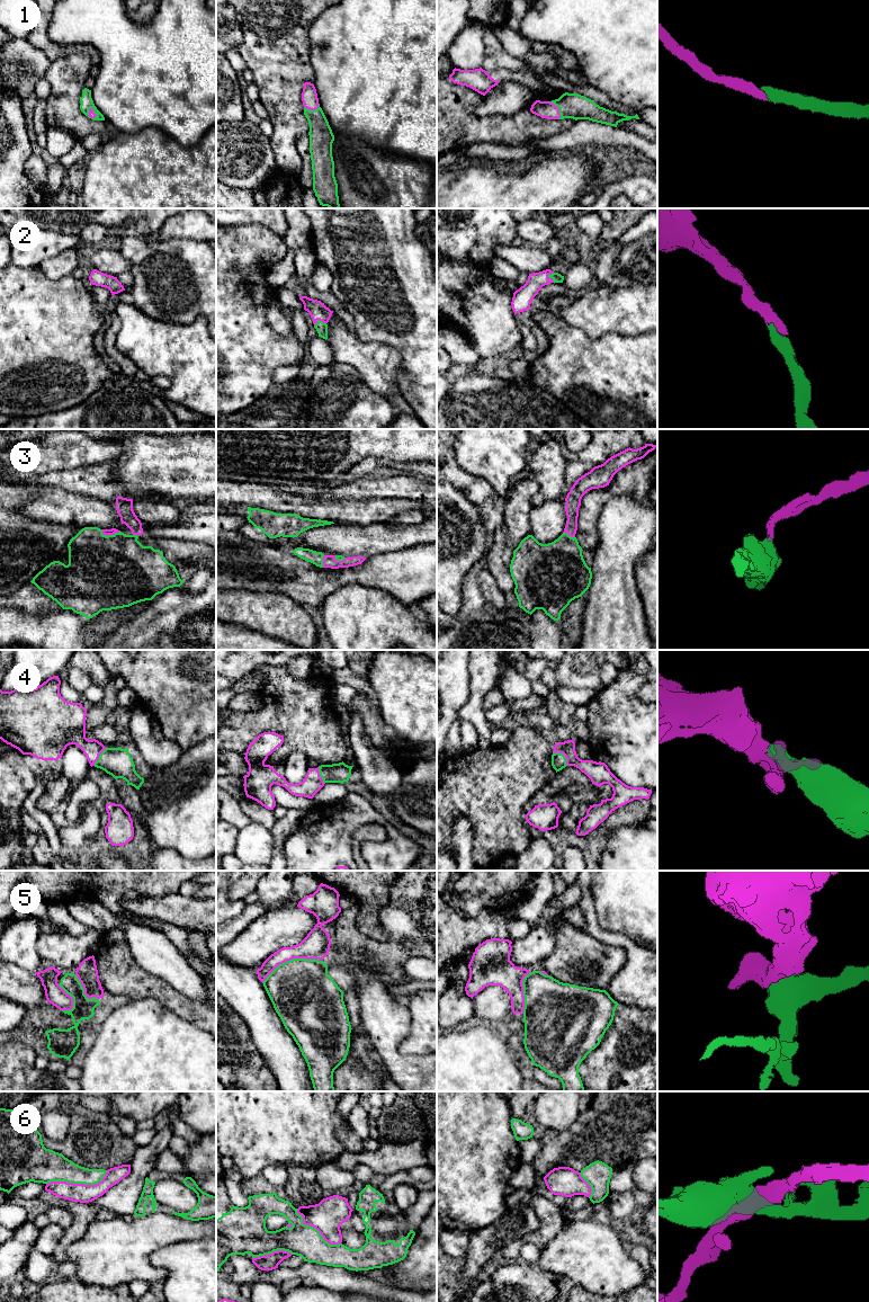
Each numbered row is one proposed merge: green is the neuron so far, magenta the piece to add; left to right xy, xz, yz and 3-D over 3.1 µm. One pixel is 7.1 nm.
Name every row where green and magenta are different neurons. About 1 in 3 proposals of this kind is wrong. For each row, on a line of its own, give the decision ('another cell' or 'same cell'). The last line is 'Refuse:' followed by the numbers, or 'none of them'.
1: same cell
2: same cell
3: same cell
4: same cell
5: another cell
6: another cell
Refuse: 5, 6

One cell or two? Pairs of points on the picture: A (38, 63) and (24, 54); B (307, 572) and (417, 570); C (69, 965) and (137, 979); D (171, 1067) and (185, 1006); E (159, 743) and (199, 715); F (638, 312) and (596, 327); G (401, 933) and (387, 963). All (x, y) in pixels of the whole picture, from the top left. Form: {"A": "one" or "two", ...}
{"A": "one", "B": "one", "C": "two", "D": "two", "E": "two", "F": "one", "G": "one"}

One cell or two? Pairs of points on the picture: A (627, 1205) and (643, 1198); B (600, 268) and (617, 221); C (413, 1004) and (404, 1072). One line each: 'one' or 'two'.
A: two
B: two
C: two

